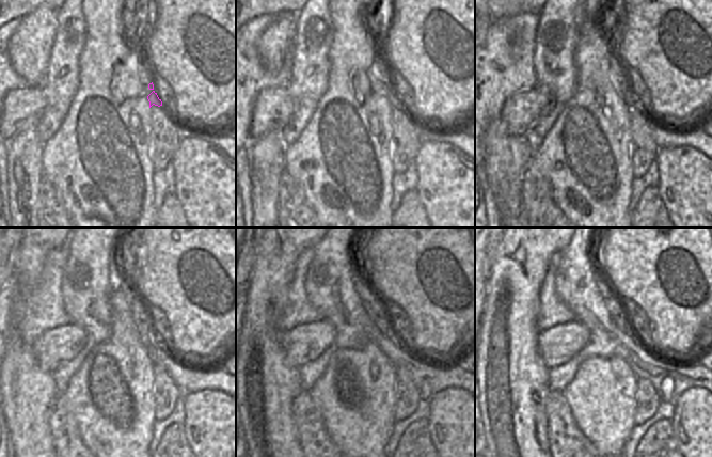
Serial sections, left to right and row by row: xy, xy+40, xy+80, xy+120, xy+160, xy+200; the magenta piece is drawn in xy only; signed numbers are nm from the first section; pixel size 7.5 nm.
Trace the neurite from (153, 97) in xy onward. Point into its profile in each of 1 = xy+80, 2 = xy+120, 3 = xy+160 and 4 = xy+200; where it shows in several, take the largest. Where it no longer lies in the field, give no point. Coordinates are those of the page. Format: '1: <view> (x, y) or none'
1: xy+80 (619, 79)
2: xy+120 (141, 318)
3: xy+160 (373, 304)
4: xy+200 (614, 305)

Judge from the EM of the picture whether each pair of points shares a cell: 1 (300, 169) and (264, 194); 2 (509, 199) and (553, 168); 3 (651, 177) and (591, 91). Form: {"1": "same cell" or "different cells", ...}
{"1": "different cells", "2": "different cells", "3": "different cells"}

